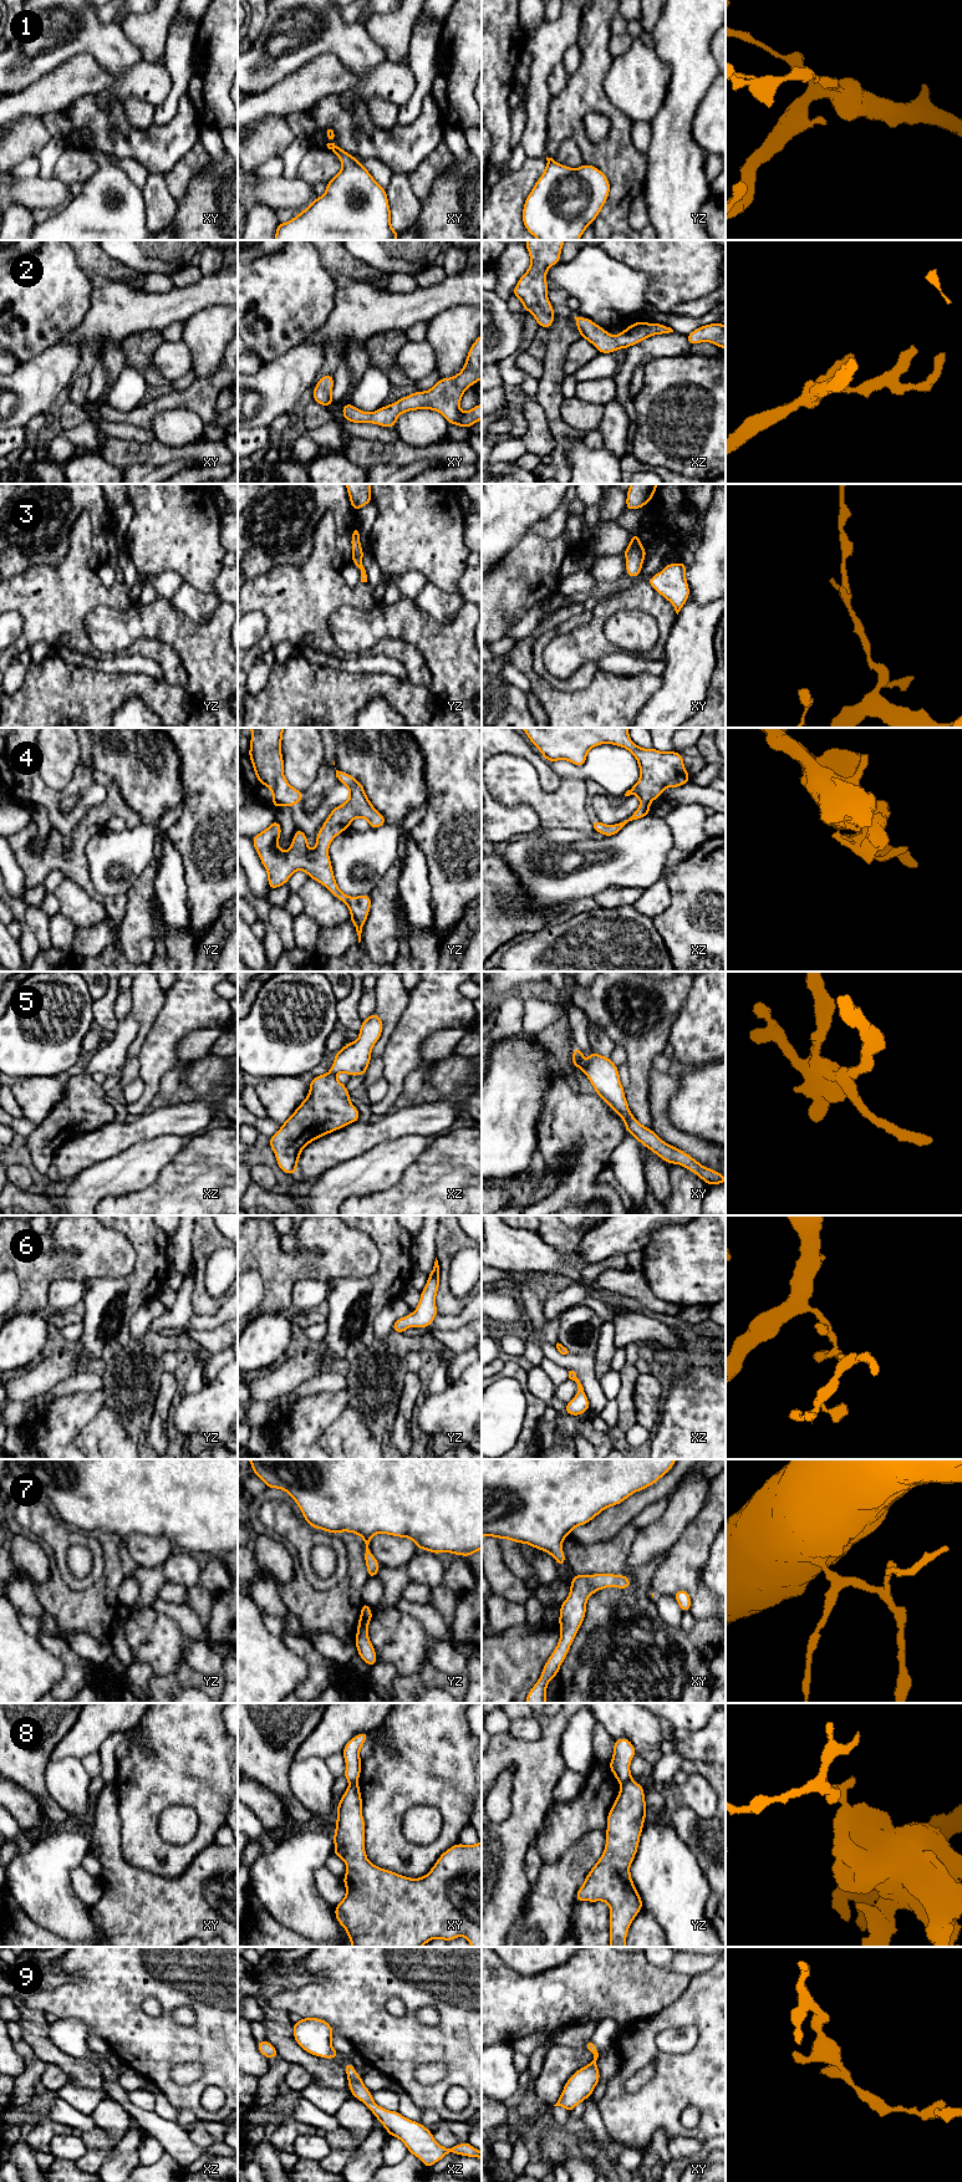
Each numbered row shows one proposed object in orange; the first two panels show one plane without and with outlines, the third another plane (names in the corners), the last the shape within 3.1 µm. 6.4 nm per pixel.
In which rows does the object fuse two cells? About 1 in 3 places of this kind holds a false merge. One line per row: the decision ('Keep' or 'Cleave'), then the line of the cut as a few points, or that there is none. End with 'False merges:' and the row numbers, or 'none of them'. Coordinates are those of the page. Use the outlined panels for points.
1: Keep. No split
2: Keep. No split
3: Keep. No split
4: Keep. No split
5: Cleave. Split along xz (330, 1071), (335, 1076)
6: Keep. No split
7: Keep. No split
8: Cleave. Split along yz (631, 1778), (621, 1785)
9: Keep. No split
False merges: 5, 8

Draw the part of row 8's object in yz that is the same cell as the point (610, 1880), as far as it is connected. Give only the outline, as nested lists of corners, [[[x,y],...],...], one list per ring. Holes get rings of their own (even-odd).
[[[633,1779],[621,1785],[607,1815],[605,1850],[575,1897],[609,1905],[610,1947],[626,1947],[628,1928],[643,1907],[630,1873],[647,1813],[643,1789]]]

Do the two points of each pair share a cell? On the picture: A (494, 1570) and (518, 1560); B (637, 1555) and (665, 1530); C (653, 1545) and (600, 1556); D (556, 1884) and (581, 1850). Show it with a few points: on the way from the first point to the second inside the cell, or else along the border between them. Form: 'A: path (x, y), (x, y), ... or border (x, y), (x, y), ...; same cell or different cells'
A: border (498, 1539), (503, 1563), (523, 1581); different cells
B: path (644, 1549), (658, 1536); same cell
C: border (639, 1530), (627, 1559), (627, 1564), (631, 1568); different cells
D: path (565, 1875), (580, 1859); same cell

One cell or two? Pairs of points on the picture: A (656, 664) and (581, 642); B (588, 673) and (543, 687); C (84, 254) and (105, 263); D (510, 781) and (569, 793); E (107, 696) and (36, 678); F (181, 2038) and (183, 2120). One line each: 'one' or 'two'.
A: two
B: two
C: one
D: one
E: one
F: two

